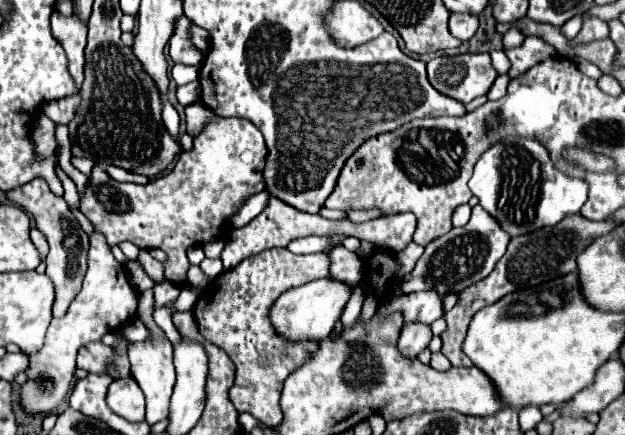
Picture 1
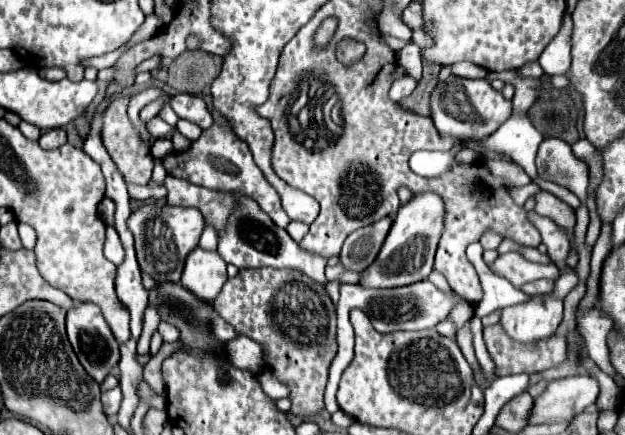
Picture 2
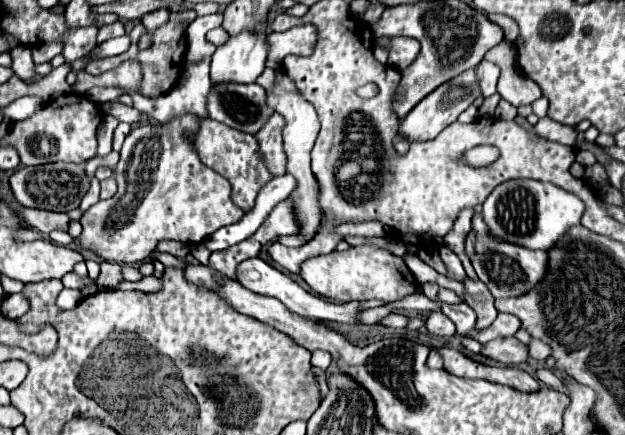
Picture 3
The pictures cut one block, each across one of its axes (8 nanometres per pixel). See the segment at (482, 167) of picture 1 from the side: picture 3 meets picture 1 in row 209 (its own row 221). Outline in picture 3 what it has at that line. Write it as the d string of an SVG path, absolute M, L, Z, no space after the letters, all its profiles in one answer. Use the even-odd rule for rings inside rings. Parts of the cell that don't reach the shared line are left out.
M508 180L492 190L482 204L482 218L488 234L510 244L522 244L530 250L554 248L570 226L578 226L584 214L584 202L574 194L538 180Z

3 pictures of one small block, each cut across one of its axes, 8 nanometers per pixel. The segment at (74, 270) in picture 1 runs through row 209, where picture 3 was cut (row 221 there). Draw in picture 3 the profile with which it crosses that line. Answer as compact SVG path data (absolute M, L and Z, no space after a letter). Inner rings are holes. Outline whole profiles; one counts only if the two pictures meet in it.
M22 206L18 210L18 216L22 216L22 222L30 228L34 228L40 234L48 234L52 230L68 230L70 218L64 212L48 212L38 208L26 208Z

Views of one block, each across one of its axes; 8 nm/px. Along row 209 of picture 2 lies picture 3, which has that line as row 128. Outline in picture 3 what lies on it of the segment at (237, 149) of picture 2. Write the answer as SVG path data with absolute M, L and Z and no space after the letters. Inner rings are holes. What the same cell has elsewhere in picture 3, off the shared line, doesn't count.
M274 114L268 118L264 128L254 134L258 140L258 154L266 162L268 170L274 172L274 176L286 174L286 154L282 146L282 128L284 128L284 118Z

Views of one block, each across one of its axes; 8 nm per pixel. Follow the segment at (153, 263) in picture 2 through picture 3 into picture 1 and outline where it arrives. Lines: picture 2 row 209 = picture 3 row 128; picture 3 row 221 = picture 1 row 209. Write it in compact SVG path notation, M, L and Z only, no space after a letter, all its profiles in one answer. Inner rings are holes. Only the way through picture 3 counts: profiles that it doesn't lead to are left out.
M218 118L210 122L196 138L194 146L188 152L182 152L174 170L162 178L150 180L148 184L122 184L112 180L102 166L94 166L90 184L86 186L86 192L80 196L80 212L94 224L94 228L106 238L108 246L120 242L132 242L138 248L160 248L166 252L164 266L164 278L174 284L186 284L186 272L188 272L188 258L186 250L190 246L202 246L214 240L220 240L228 232L230 218L238 212L238 208L256 192L266 190L262 170L266 160L266 144L256 126L250 124L250 120L242 118Z

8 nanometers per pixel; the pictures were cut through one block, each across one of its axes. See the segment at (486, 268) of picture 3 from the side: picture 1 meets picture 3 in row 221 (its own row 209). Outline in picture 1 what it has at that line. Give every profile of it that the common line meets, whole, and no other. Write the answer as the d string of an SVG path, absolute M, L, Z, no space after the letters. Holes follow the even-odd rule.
M474 206L472 218L466 226L452 228L448 234L432 240L424 248L424 254L416 262L416 268L410 272L410 278L406 282L400 282L398 288L404 294L418 290L434 290L440 298L450 292L460 294L472 282L484 280L494 270L496 262L504 256L508 242L510 236L498 226L498 222L482 206Z

